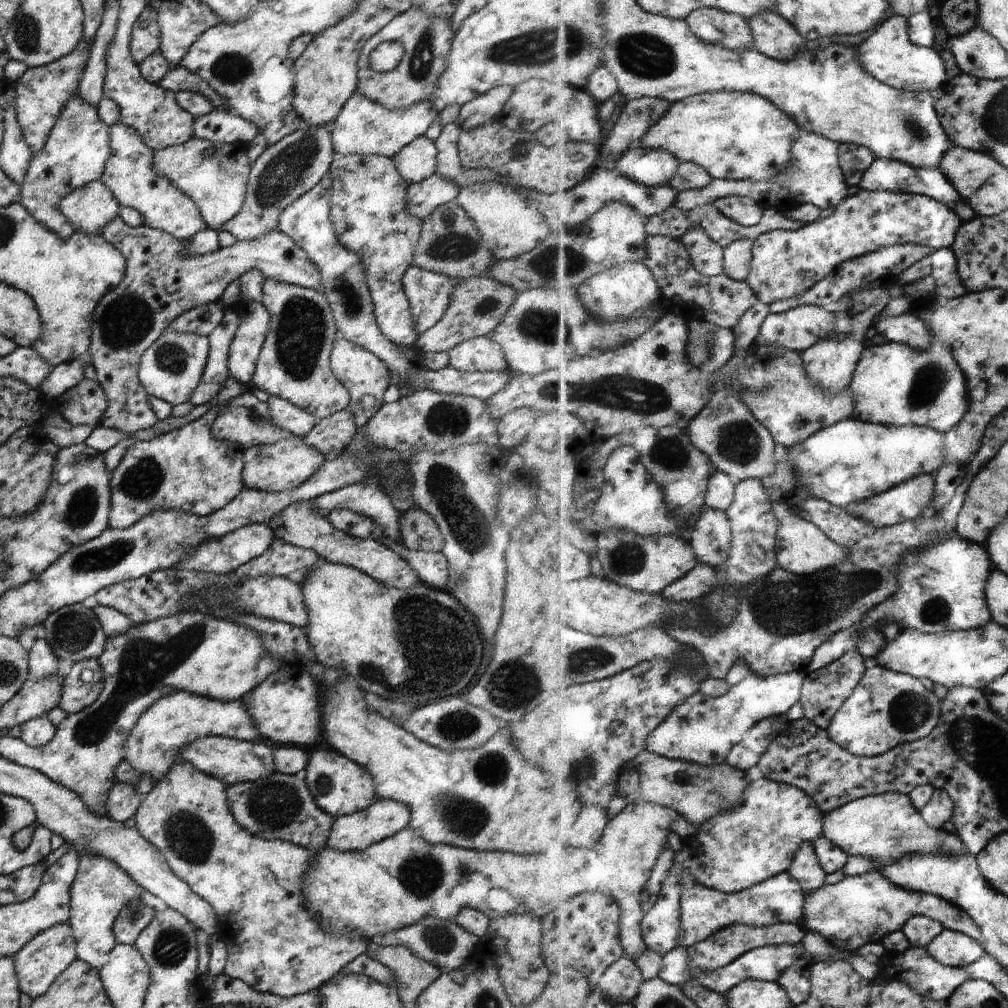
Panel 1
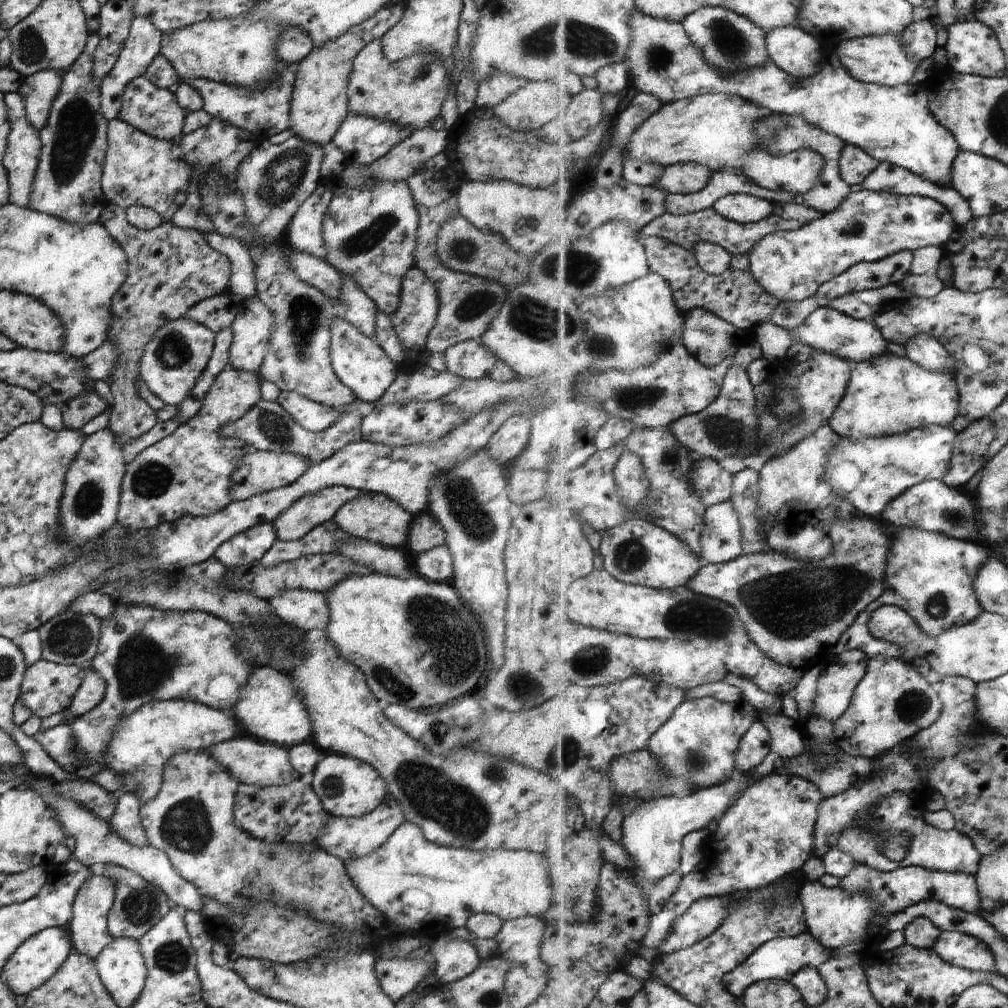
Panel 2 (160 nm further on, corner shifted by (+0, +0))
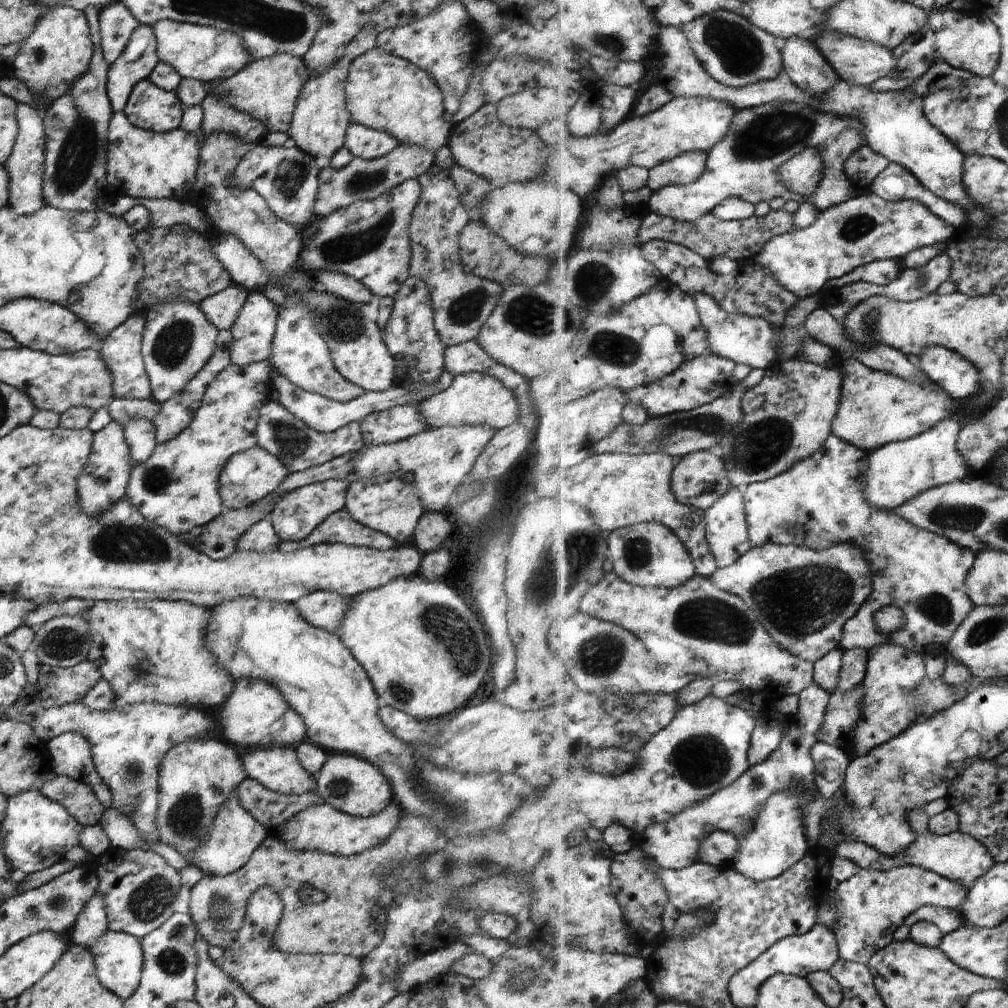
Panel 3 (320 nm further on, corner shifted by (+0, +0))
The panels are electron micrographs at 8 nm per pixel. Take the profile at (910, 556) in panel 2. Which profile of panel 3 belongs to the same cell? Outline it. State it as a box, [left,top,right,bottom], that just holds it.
[743,434,977,657]

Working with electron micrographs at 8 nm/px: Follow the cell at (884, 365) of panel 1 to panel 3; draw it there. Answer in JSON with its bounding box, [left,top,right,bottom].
[832,358,955,453]

